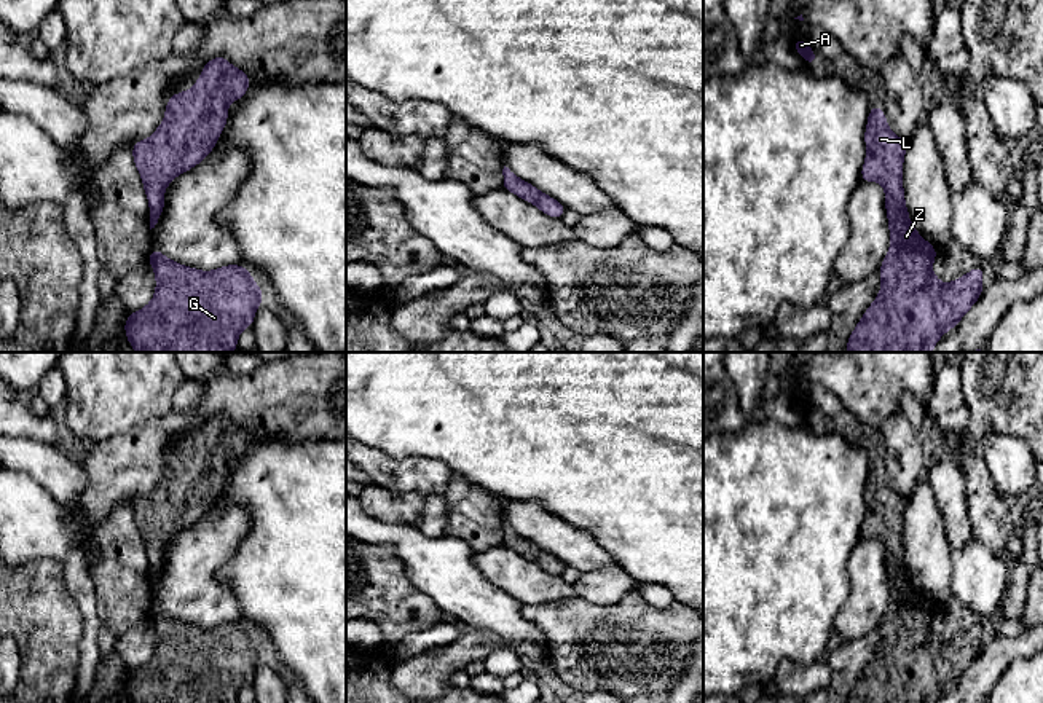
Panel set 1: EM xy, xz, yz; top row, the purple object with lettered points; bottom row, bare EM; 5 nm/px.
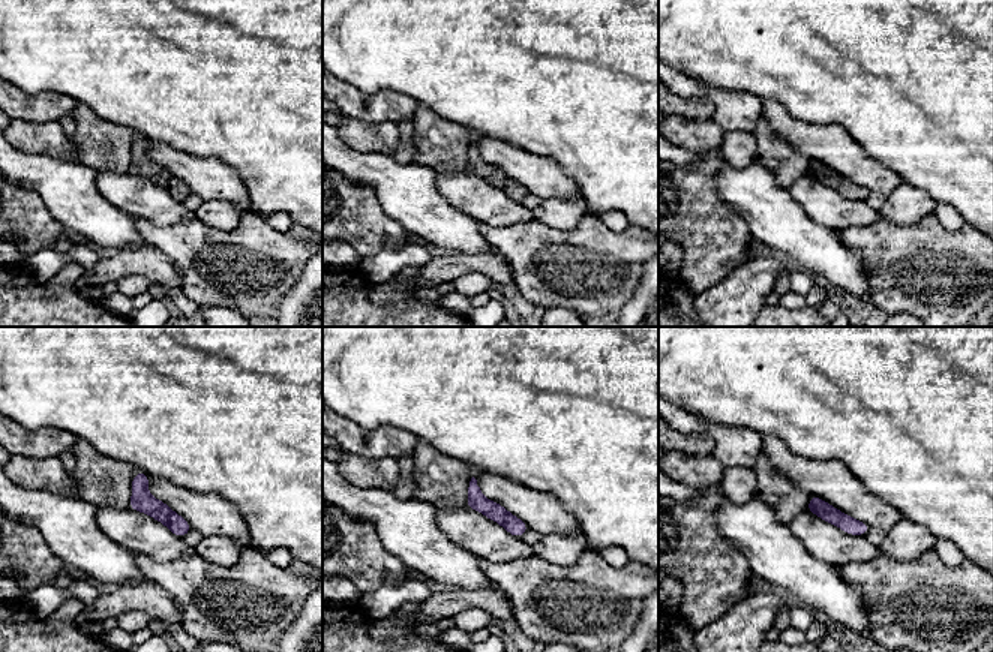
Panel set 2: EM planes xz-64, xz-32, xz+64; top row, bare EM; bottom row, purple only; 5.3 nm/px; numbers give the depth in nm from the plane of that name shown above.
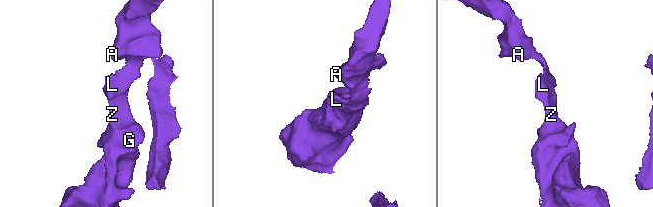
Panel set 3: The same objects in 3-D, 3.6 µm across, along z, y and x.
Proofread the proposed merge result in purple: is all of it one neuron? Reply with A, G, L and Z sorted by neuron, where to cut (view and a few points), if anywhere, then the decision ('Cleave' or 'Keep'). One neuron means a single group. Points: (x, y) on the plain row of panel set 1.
Groups: A G L Z. No split. Keep

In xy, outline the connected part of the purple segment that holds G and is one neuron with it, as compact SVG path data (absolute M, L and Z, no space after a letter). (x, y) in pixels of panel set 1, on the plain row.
M158 606L148 614L156 634L153 657L128 671L126 697L132 703L238 703L238 692L252 684L263 649L241 622L201 628L172 619Z

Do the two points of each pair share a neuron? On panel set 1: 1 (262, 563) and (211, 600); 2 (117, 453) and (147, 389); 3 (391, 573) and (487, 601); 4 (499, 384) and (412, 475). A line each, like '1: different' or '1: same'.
1: different
2: different
3: different
4: different

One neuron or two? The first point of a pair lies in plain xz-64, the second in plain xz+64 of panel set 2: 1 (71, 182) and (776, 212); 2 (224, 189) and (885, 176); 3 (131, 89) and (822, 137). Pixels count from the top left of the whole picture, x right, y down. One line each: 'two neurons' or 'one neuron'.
1: one neuron
2: one neuron
3: two neurons

